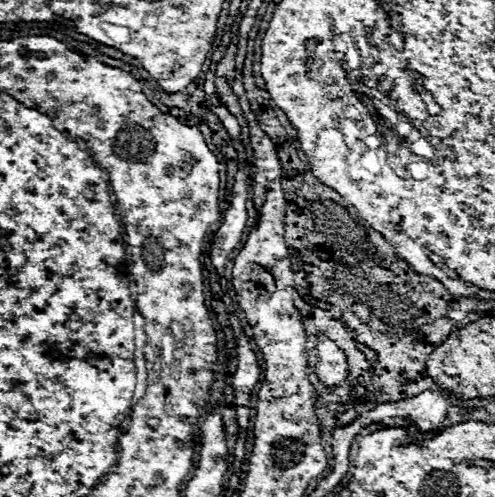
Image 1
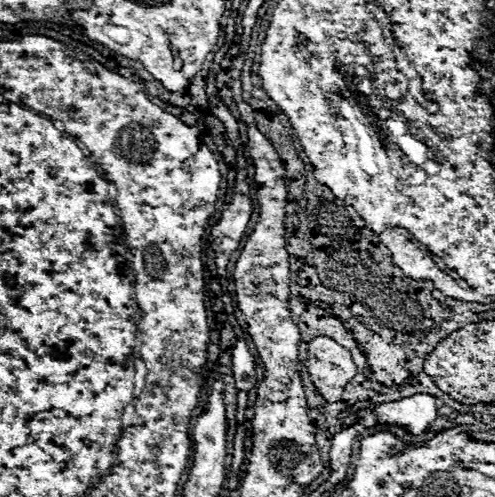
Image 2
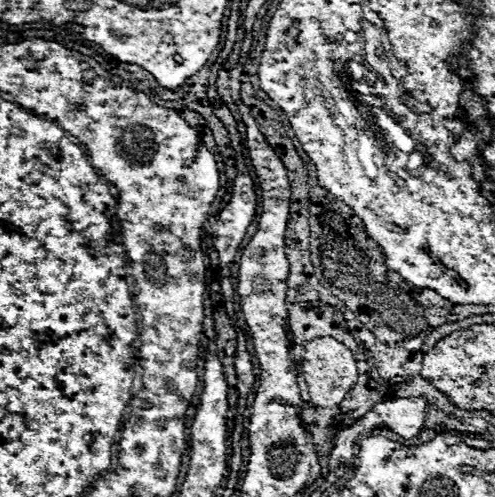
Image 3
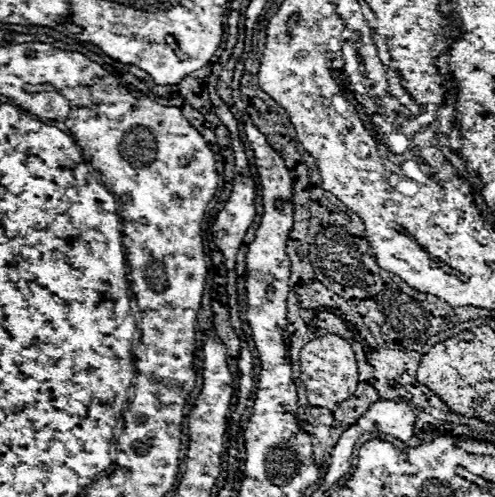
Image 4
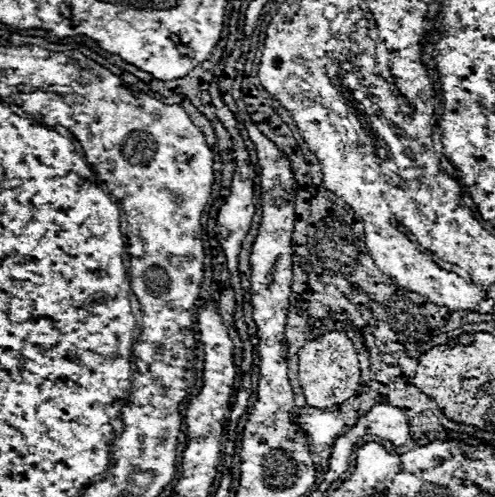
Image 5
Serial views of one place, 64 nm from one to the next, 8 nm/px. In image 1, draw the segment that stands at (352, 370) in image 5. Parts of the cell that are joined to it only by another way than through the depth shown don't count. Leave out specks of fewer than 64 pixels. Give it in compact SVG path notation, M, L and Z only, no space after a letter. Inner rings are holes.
M318 336L316 354L318 354L318 362L314 366L314 374L318 376L318 380L326 388L340 386L346 380L348 370L350 370L344 350L340 350L336 342L332 342L330 338Z

